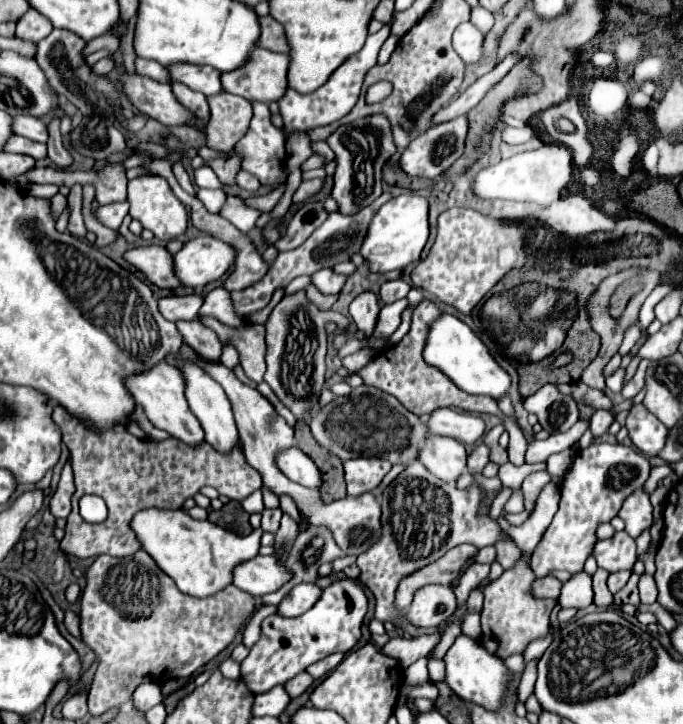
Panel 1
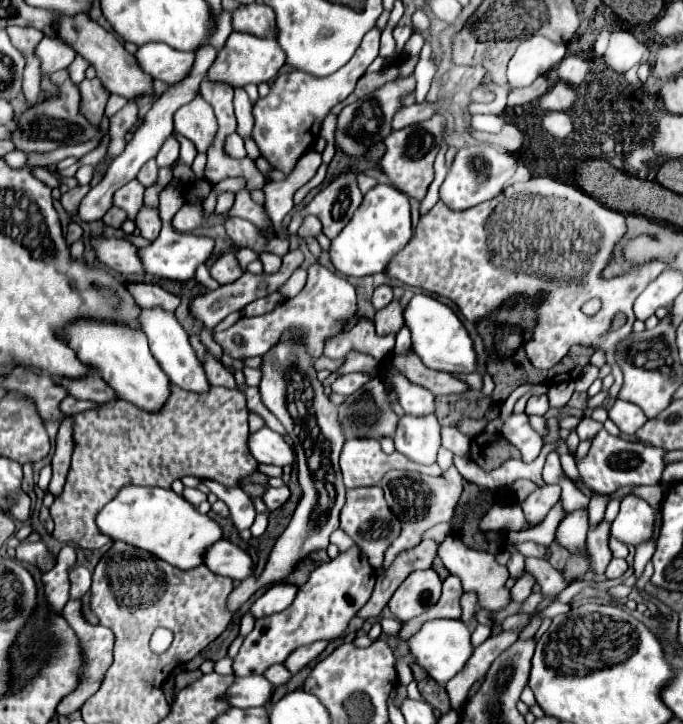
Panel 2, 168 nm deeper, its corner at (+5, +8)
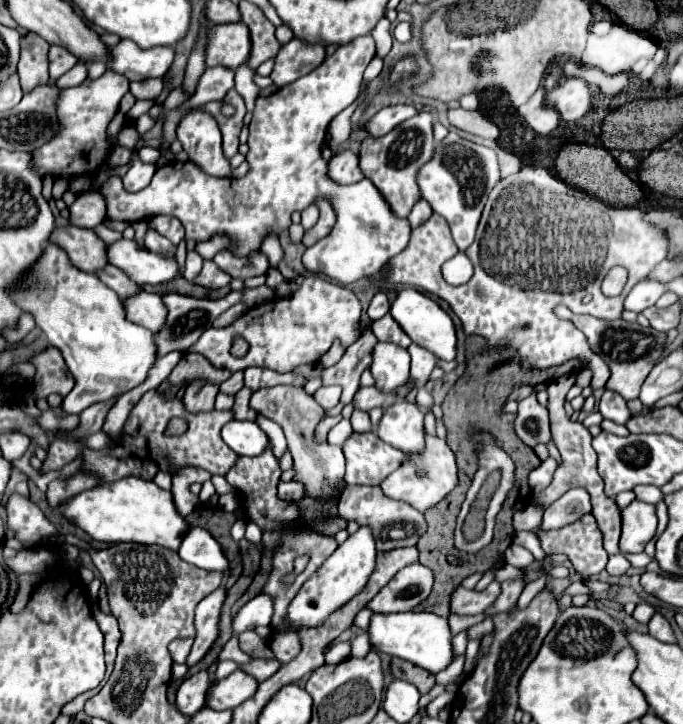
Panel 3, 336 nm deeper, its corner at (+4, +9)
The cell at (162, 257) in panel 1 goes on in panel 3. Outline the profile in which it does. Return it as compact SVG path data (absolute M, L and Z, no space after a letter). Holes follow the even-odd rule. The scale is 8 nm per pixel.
M56 226L48 242L58 244L70 256L70 262L84 272L96 272L98 268L108 264L106 244L92 230L76 226Z

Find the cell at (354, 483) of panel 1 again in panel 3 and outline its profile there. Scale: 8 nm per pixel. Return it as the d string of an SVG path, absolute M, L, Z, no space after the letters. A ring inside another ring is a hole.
M354 432L342 446L346 456L346 484L378 486L406 460L404 452L390 448L374 432Z

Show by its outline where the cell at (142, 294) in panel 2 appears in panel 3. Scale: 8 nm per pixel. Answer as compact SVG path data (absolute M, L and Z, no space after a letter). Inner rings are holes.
M106 264L106 268L100 268L98 274L96 274L108 288L112 288L120 298L126 298L126 296L132 296L134 292L138 292L140 288L118 268Z

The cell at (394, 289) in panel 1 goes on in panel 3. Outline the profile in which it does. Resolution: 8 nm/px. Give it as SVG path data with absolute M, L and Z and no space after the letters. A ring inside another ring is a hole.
M378 292L378 294L372 298L370 306L368 306L368 316L370 316L370 320L382 318L384 314L388 314L388 308L390 308L390 302L388 302L386 294L384 294L384 292Z

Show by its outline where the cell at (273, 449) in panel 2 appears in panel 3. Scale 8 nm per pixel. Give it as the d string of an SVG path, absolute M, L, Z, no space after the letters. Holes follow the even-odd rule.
M230 420L230 424L224 424L222 440L226 440L238 456L258 456L268 446L266 432L262 432L256 422L248 420Z

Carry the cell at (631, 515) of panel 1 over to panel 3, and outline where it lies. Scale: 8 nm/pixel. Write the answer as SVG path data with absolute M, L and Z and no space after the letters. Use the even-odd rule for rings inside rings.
M634 500L622 510L622 538L620 552L644 552L646 542L656 534L658 518L654 504Z

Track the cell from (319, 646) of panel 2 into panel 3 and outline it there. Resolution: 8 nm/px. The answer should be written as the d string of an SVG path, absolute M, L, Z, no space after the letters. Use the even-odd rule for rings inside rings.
M286 632L286 634L276 634L270 642L272 652L276 654L276 658L286 664L292 658L296 658L296 654L300 652L300 640L294 632Z

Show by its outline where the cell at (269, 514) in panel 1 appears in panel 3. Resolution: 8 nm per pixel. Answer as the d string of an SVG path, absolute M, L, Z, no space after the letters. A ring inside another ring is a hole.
M290 480L290 482L280 482L278 484L278 494L284 500L302 500L306 496L306 486L300 480Z

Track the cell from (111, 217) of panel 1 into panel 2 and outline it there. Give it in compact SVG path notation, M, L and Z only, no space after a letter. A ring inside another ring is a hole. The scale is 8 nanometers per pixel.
M133 179L121 189L117 189L117 193L113 195L113 205L125 209L129 219L135 219L139 207L143 205L143 191L145 191L143 185L137 179Z

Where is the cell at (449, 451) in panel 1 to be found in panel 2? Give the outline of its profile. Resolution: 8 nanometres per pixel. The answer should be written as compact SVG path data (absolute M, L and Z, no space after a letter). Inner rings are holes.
M435 415L399 419L397 433L393 437L395 449L421 465L433 465L441 449L441 425Z

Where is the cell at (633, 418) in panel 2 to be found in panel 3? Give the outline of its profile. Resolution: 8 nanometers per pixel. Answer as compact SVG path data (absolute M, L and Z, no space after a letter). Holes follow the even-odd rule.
M604 390L602 398L598 400L598 410L604 418L608 420L614 420L618 424L626 424L628 418L632 416L630 410L626 408L626 400L622 396L618 396L618 392L612 392L612 390Z

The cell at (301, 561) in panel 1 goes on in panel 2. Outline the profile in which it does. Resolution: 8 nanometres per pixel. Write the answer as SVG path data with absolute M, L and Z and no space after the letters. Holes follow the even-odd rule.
M285 333L285 337L281 337L281 341L273 345L269 353L265 353L259 389L267 409L283 423L285 431L293 439L303 499L299 501L289 527L277 539L263 573L259 577L241 581L229 595L229 609L233 613L259 589L289 577L299 561L307 559L315 551L327 549L331 533L339 527L339 511L345 503L345 487L339 471L339 453L345 437L337 419L337 405L327 399L325 389L317 379L313 357L309 357L309 349L305 349L305 345L293 345L289 337L293 337L293 333Z

